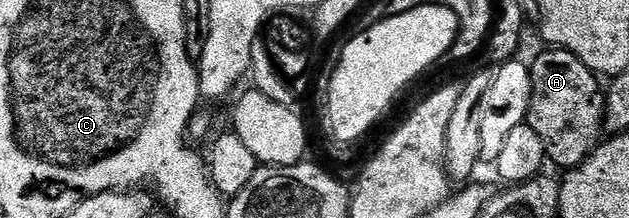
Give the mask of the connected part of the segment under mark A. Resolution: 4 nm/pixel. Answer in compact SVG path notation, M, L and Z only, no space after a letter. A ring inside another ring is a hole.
M554 47L548 48L546 51L548 53L541 54L540 57L536 59L535 65L533 61L533 64L530 66L531 78L533 79L533 95L531 96L531 106L527 112L525 124L529 127L533 127L533 131L537 131L537 135L541 138L541 143L545 143L545 151L547 152L550 164L552 166L554 164L560 165L560 167L563 168L563 171L570 171L576 169L586 157L591 156L592 151L600 144L601 136L599 137L599 133L602 134L604 132L603 103L605 100L605 89L602 84L599 86L600 78L597 74L589 67L585 67L585 63L581 63L581 59L577 59L577 55L573 55L567 49L556 49Z

